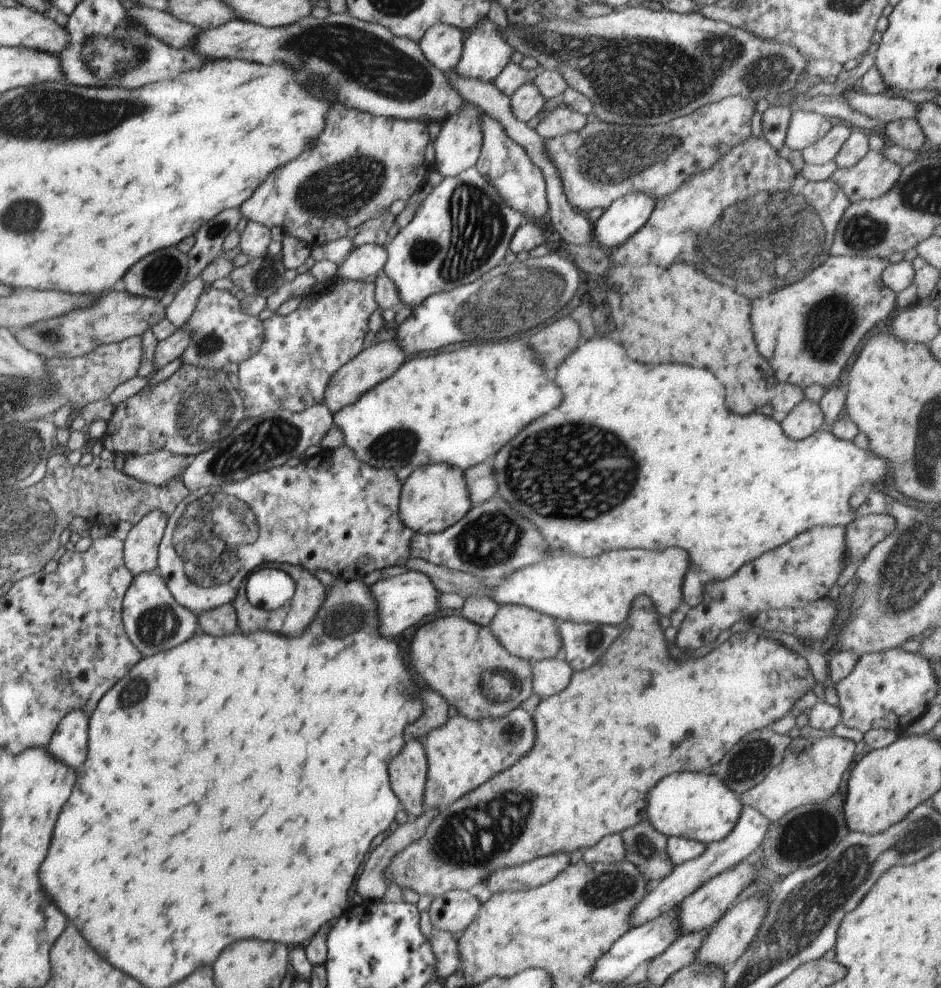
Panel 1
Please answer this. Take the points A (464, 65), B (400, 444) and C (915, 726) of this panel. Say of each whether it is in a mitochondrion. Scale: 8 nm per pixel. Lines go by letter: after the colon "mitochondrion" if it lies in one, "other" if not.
A: other
B: mitochondrion
C: other

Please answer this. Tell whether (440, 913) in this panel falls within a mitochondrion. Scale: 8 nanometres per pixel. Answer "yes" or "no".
no

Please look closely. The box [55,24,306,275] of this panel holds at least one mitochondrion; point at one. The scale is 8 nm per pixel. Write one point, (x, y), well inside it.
(101, 55)

